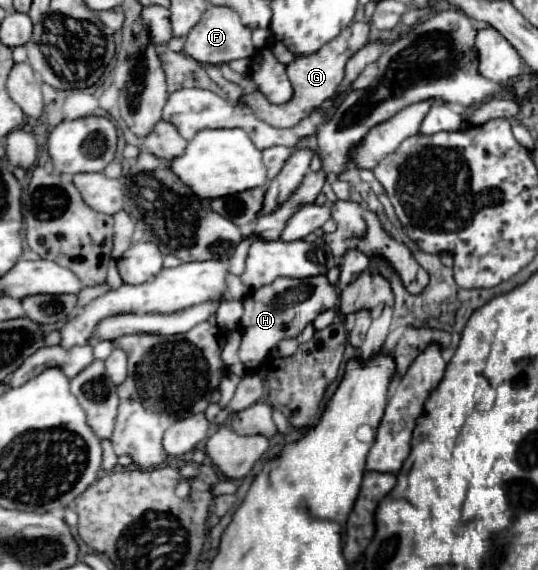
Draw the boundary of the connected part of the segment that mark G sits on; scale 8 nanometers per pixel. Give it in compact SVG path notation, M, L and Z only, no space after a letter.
M353 22L337 38L333 38L333 42L327 42L321 50L317 50L309 56L297 56L291 64L287 64L287 76L293 86L293 98L289 102L271 104L271 102L267 102L267 98L259 90L255 90L251 94L243 94L241 104L273 128L295 126L301 118L305 118L305 114L311 114L317 106L321 106L321 102L325 98L335 94L337 86L341 84L343 72L345 72L345 62L367 42L369 42L369 24L367 22Z

